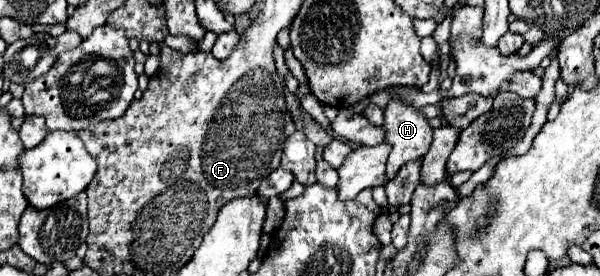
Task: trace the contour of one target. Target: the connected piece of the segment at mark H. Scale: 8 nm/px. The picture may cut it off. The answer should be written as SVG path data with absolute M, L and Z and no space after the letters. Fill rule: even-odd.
M390 101L384 111L384 131L386 143L392 145L388 163L386 163L386 177L392 181L402 165L408 161L424 157L432 143L432 127L428 119L414 107L402 101Z

